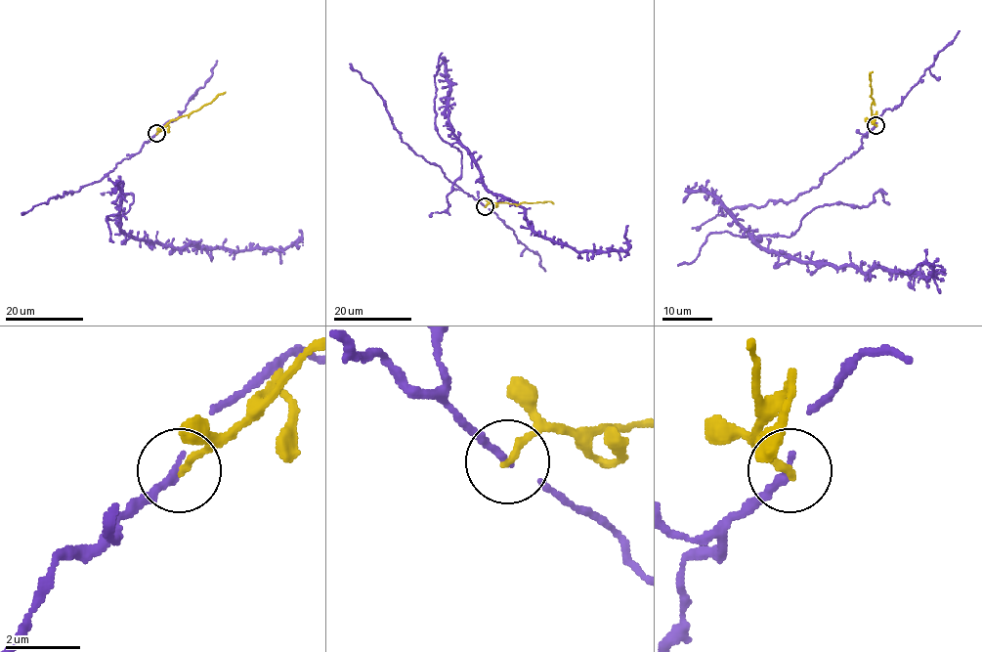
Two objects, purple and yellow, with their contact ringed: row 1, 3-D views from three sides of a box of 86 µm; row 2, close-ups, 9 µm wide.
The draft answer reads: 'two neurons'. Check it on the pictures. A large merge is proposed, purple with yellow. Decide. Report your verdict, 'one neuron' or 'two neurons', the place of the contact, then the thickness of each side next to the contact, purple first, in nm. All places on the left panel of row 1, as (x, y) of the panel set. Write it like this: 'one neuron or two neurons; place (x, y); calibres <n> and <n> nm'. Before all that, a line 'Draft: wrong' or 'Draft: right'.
Draft: right
two neurons; place (156, 133); calibres 200 and 200 nm

